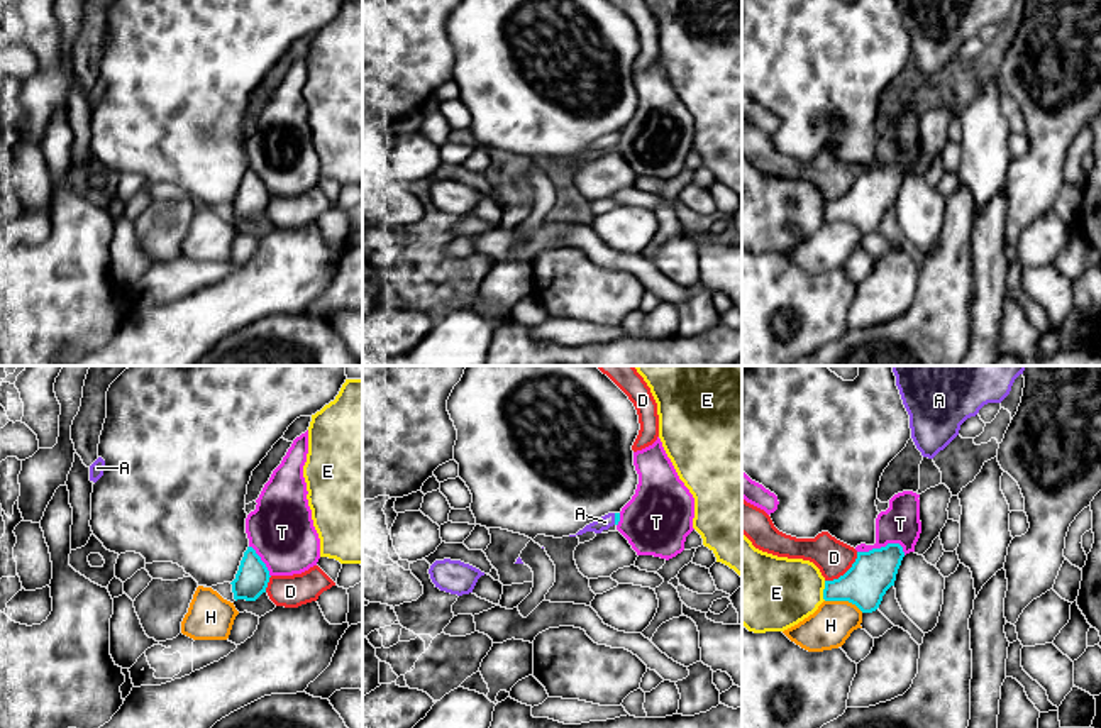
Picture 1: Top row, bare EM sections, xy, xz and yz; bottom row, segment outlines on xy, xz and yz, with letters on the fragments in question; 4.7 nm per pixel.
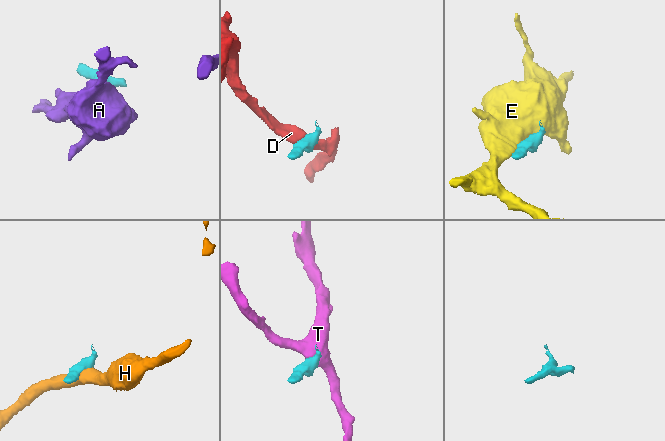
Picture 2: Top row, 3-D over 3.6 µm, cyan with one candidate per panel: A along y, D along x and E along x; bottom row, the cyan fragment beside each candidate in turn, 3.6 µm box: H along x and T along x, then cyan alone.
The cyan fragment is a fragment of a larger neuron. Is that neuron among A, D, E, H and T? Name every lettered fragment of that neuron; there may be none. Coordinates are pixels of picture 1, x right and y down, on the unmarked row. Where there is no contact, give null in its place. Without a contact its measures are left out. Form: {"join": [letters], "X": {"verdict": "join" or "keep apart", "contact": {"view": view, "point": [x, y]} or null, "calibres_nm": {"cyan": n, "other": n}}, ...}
{"join": ["A"], "A": {"verdict": "join", "contact": {"view": "xz", "point": [615, 139]}, "calibres_nm": {"cyan": 30, "other": 70}}, "D": {"verdict": "keep apart", "contact": {"view": "yz", "point": [846, 193]}, "calibres_nm": {"cyan": 200, "other": 170}}, "E": {"verdict": "keep apart", "contact": {"view": "yz", "point": [824, 212]}, "calibres_nm": {"cyan": 200, "other": 360}}, "H": {"verdict": "keep apart", "contact": {"view": "yz", "point": [844, 220]}, "calibres_nm": {"cyan": 200, "other": 200}}, "T": {"verdict": "keep apart", "contact": {"view": "yz", "point": [883, 168]}, "calibres_nm": {"cyan": 200, "other": 190}}}

